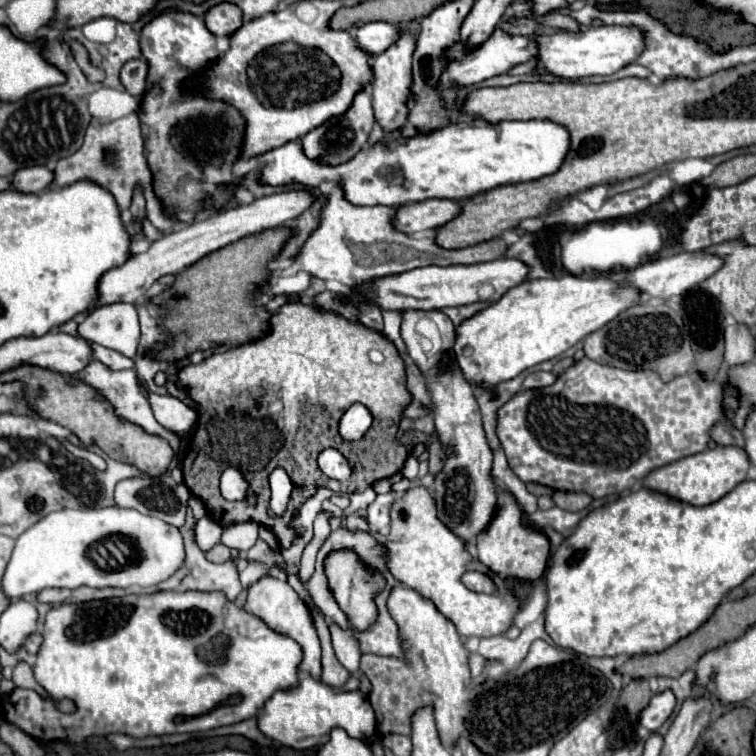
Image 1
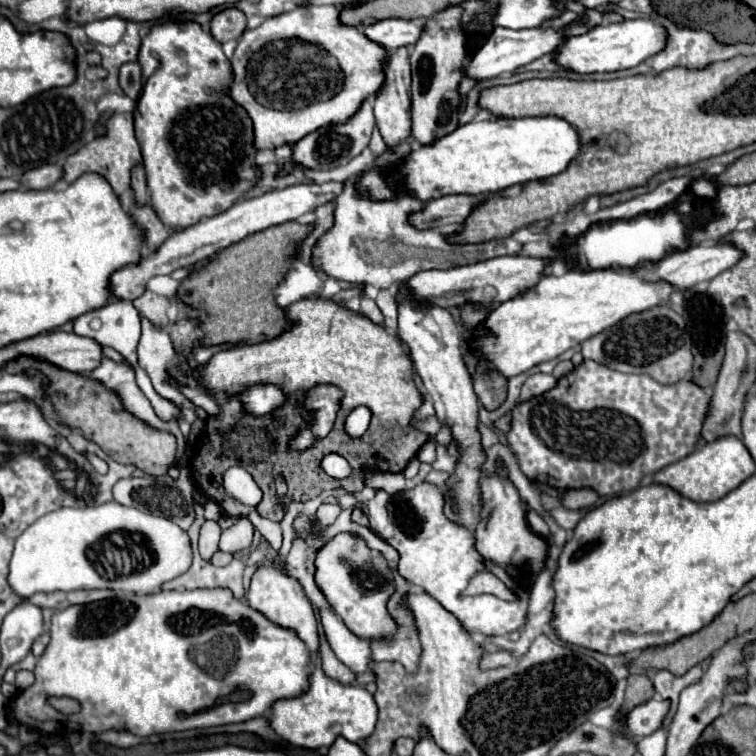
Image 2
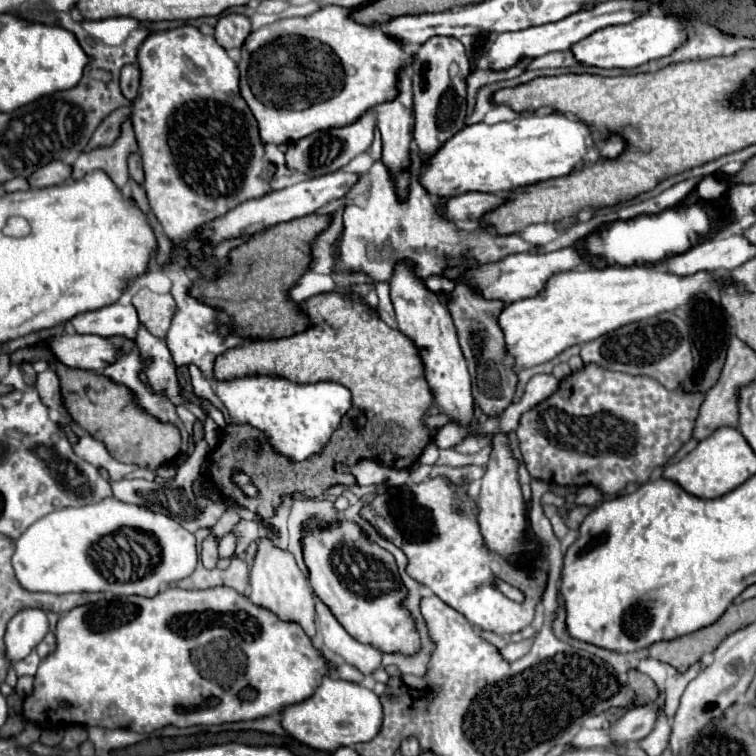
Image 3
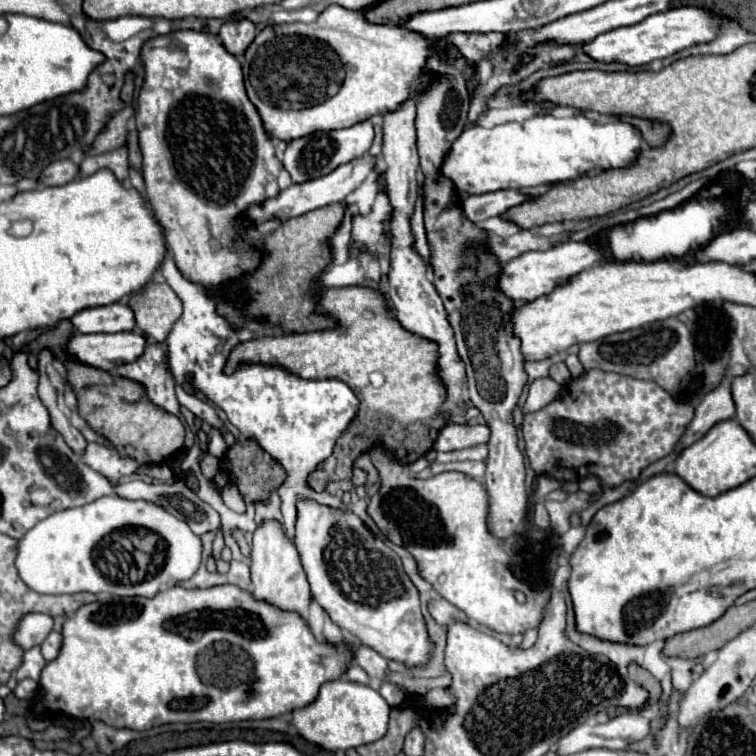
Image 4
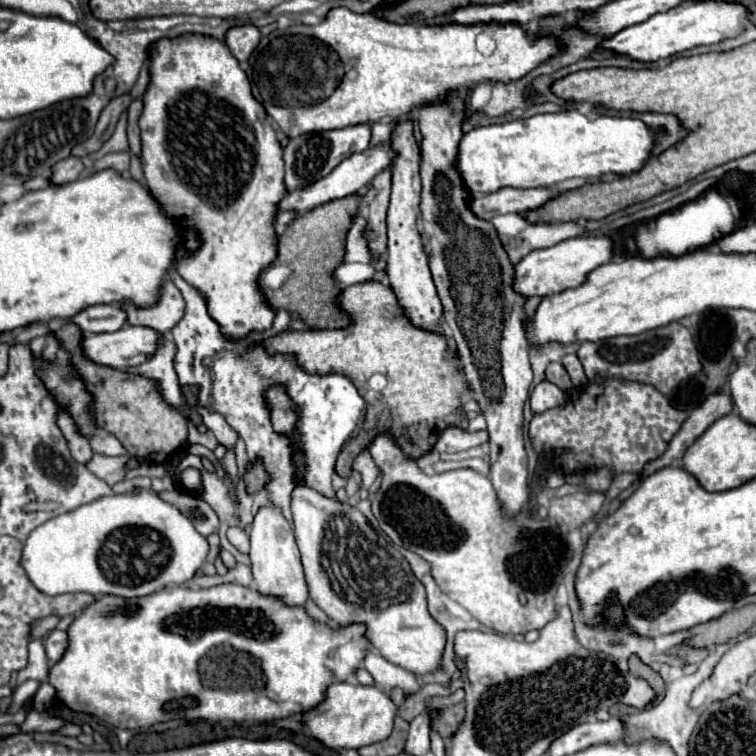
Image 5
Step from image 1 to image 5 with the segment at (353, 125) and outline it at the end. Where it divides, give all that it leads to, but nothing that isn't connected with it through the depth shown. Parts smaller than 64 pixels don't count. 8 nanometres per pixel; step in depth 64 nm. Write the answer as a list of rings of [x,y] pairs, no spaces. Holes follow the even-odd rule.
[[[356,124],[346,126],[340,130],[328,130],[328,132],[314,132],[314,134],[302,134],[298,138],[290,138],[288,146],[284,148],[284,162],[286,162],[286,190],[302,190],[304,186],[310,186],[312,182],[328,176],[342,160],[350,158],[356,152],[364,152],[370,144],[370,126],[368,124]]]

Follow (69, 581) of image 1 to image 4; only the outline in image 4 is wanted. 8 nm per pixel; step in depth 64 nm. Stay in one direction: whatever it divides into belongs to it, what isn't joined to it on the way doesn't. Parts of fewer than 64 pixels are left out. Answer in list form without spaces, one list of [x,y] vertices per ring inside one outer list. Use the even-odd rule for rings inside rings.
[[[102,496],[86,506],[70,508],[38,522],[18,544],[16,568],[28,588],[40,594],[76,594],[76,592],[110,592],[114,596],[146,596],[152,598],[166,584],[188,580],[202,562],[202,540],[186,522],[174,518],[162,506],[142,500],[126,500]]]

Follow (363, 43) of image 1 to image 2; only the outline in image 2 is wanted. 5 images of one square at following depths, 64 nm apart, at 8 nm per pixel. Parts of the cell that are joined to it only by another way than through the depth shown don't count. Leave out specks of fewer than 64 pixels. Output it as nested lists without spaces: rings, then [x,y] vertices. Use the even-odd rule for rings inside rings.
[[[404,18],[380,20],[364,28],[364,34],[370,40],[382,44],[388,50],[396,50],[400,46],[414,46],[414,42],[418,42],[422,32],[424,32],[424,26],[420,22],[404,20]]]

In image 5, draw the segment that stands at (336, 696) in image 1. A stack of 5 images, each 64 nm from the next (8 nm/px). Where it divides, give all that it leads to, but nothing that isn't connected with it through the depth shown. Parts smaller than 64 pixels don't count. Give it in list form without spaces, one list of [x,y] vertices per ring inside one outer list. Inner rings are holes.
[[[350,682],[332,684],[326,692],[326,700],[314,710],[304,714],[304,724],[312,736],[324,742],[328,748],[362,748],[374,742],[382,742],[390,736],[394,728],[398,706],[390,700],[388,694],[376,686],[360,686]]]

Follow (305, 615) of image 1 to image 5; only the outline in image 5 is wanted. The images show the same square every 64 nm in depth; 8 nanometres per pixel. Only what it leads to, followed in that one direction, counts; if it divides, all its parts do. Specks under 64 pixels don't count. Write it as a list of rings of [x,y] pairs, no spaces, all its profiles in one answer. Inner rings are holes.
[[[262,506],[250,526],[250,560],[256,590],[262,594],[278,596],[288,606],[304,606],[308,600],[308,586],[300,564],[300,552],[294,540],[294,528],[276,506]]]

